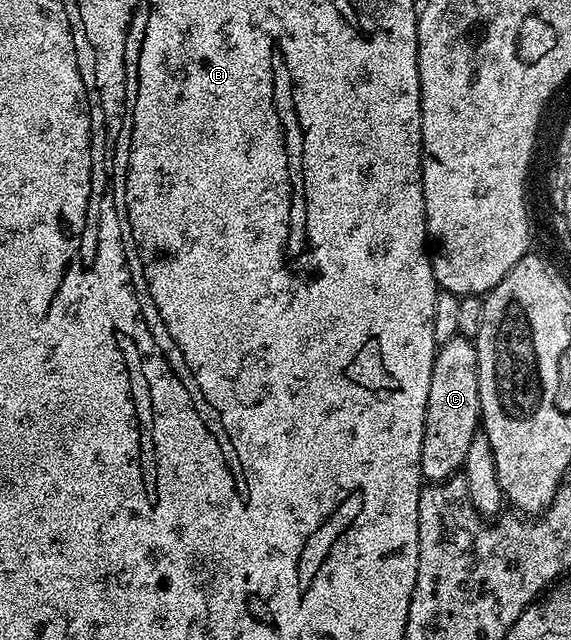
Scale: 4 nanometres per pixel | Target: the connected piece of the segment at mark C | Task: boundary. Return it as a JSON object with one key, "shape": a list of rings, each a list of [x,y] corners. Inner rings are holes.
{"shape":[[[457,335],[437,348],[434,367],[430,371],[430,395],[422,435],[421,478],[435,483],[459,474],[464,467],[466,451],[481,425],[476,342]]]}

